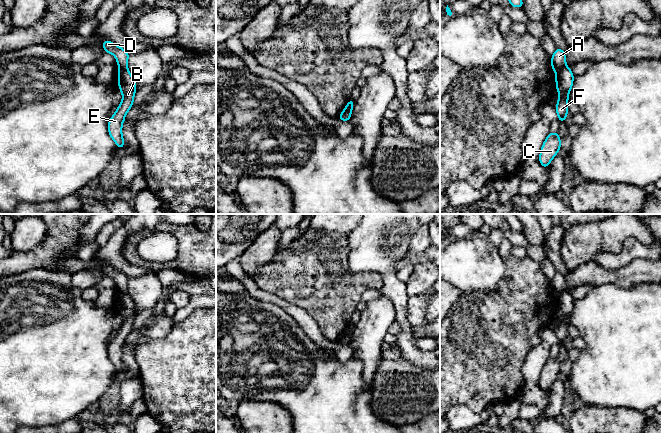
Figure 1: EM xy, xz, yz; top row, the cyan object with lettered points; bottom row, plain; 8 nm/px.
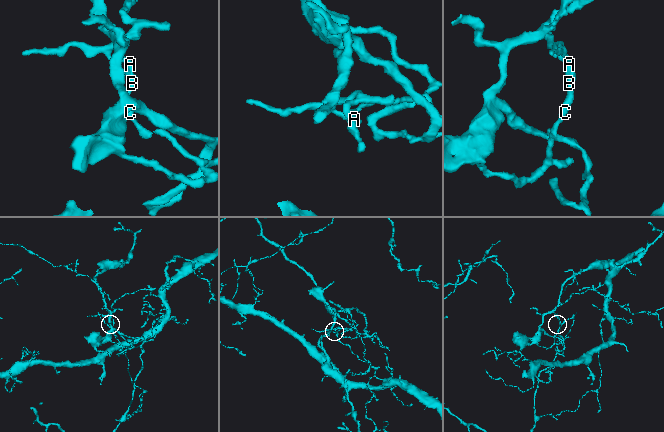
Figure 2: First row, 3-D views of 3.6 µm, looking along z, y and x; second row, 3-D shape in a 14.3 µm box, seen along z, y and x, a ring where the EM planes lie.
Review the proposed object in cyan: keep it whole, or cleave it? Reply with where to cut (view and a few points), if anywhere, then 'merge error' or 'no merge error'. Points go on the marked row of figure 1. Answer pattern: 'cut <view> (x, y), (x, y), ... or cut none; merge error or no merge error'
cut yz (565, 65), (556, 72); merge error

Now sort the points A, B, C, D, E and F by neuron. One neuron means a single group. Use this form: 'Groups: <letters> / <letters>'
Groups: A D / B C E F

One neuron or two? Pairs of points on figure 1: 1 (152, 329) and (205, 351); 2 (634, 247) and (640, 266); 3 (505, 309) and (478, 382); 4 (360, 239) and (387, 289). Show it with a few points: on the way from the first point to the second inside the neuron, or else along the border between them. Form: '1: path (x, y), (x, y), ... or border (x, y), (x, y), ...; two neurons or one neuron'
1: border (174, 323), (167, 334), (150, 341); two neurons
2: border (650, 259), (633, 259), (617, 270); two neurons
3: path (497, 327), (483, 341), (479, 348), (478, 364); one neuron
4: path (372, 251), (383, 262), (387, 271), (387, 277); one neuron

